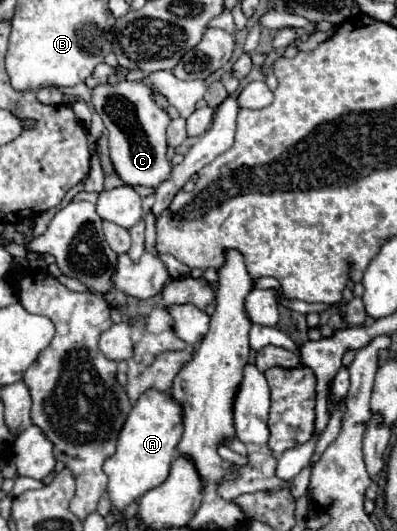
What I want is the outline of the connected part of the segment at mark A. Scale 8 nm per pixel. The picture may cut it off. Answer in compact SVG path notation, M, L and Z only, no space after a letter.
M155 389L145 391L133 405L117 439L117 451L103 465L109 477L107 495L117 509L127 507L149 489L161 485L177 455L177 445L183 433L183 405L171 395Z

